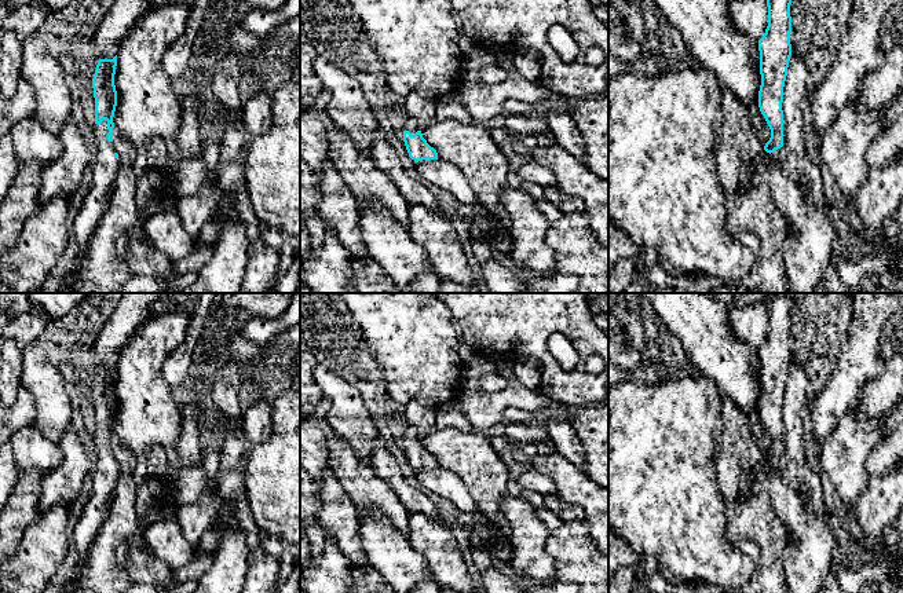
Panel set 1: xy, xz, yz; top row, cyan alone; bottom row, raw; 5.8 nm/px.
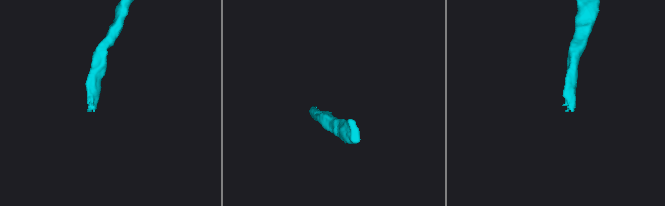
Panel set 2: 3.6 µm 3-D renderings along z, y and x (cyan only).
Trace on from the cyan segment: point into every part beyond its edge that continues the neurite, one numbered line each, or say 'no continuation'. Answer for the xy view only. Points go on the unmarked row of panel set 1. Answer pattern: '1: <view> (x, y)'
1: xy (105, 475)

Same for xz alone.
1: xz (410, 434)

